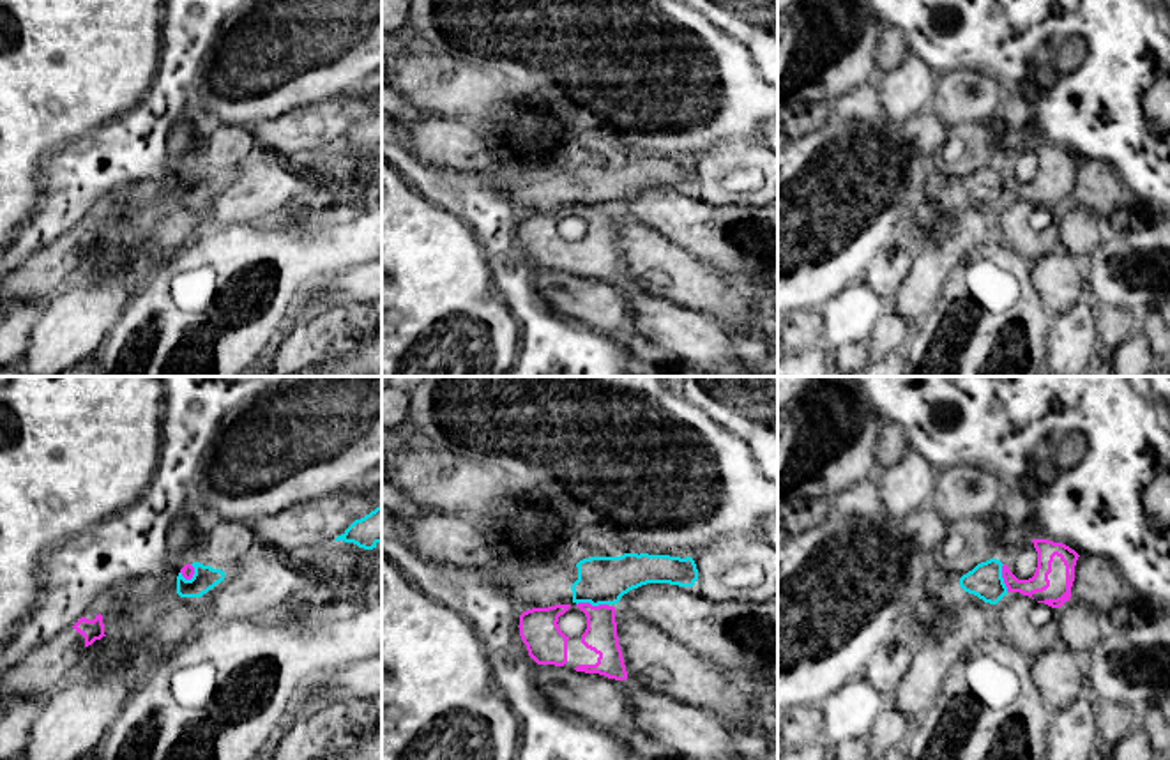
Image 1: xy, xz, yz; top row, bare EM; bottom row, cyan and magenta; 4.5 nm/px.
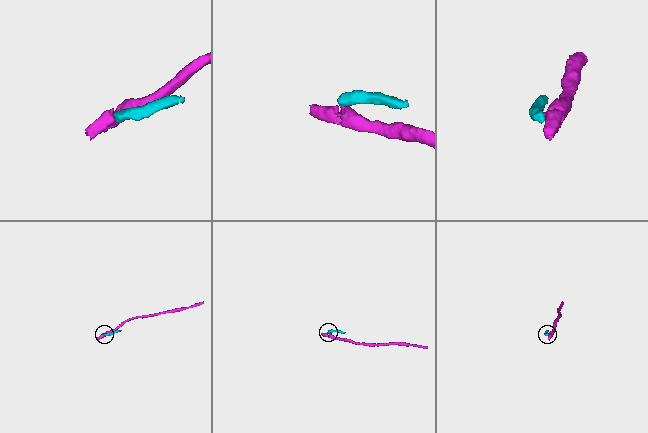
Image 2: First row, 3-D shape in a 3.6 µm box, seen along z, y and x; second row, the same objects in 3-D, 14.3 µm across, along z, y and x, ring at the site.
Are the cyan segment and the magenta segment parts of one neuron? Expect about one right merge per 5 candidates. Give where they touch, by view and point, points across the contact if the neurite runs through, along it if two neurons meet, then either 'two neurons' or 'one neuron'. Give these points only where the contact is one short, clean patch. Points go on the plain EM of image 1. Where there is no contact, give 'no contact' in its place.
xz (591, 207) | along xz (607, 207), (577, 209) | two neurons

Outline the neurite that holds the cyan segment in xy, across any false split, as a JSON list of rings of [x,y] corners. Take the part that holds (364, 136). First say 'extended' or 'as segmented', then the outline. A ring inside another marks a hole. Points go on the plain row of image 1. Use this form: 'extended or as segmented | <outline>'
extended | [[[375,92],[376,113],[361,124],[355,124],[341,140],[334,145],[353,147],[359,152],[373,154],[382,150],[382,94]]]

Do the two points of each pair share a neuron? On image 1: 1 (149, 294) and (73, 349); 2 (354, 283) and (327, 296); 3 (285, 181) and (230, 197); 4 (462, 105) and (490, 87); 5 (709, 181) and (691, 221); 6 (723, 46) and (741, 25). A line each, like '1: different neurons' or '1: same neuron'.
1: different neurons
2: same neuron
3: same neuron
4: same neuron
5: different neurons
6: different neurons

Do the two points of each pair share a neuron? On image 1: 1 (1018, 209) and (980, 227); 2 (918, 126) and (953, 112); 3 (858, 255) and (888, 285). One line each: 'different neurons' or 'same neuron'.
1: different neurons
2: different neurons
3: different neurons

